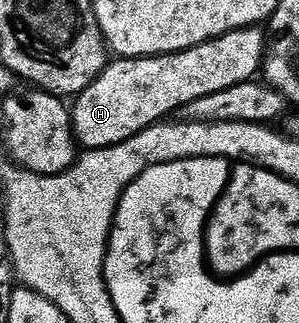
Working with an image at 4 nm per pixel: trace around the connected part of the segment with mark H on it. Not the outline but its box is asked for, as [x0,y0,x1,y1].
[70,26,268,151]

